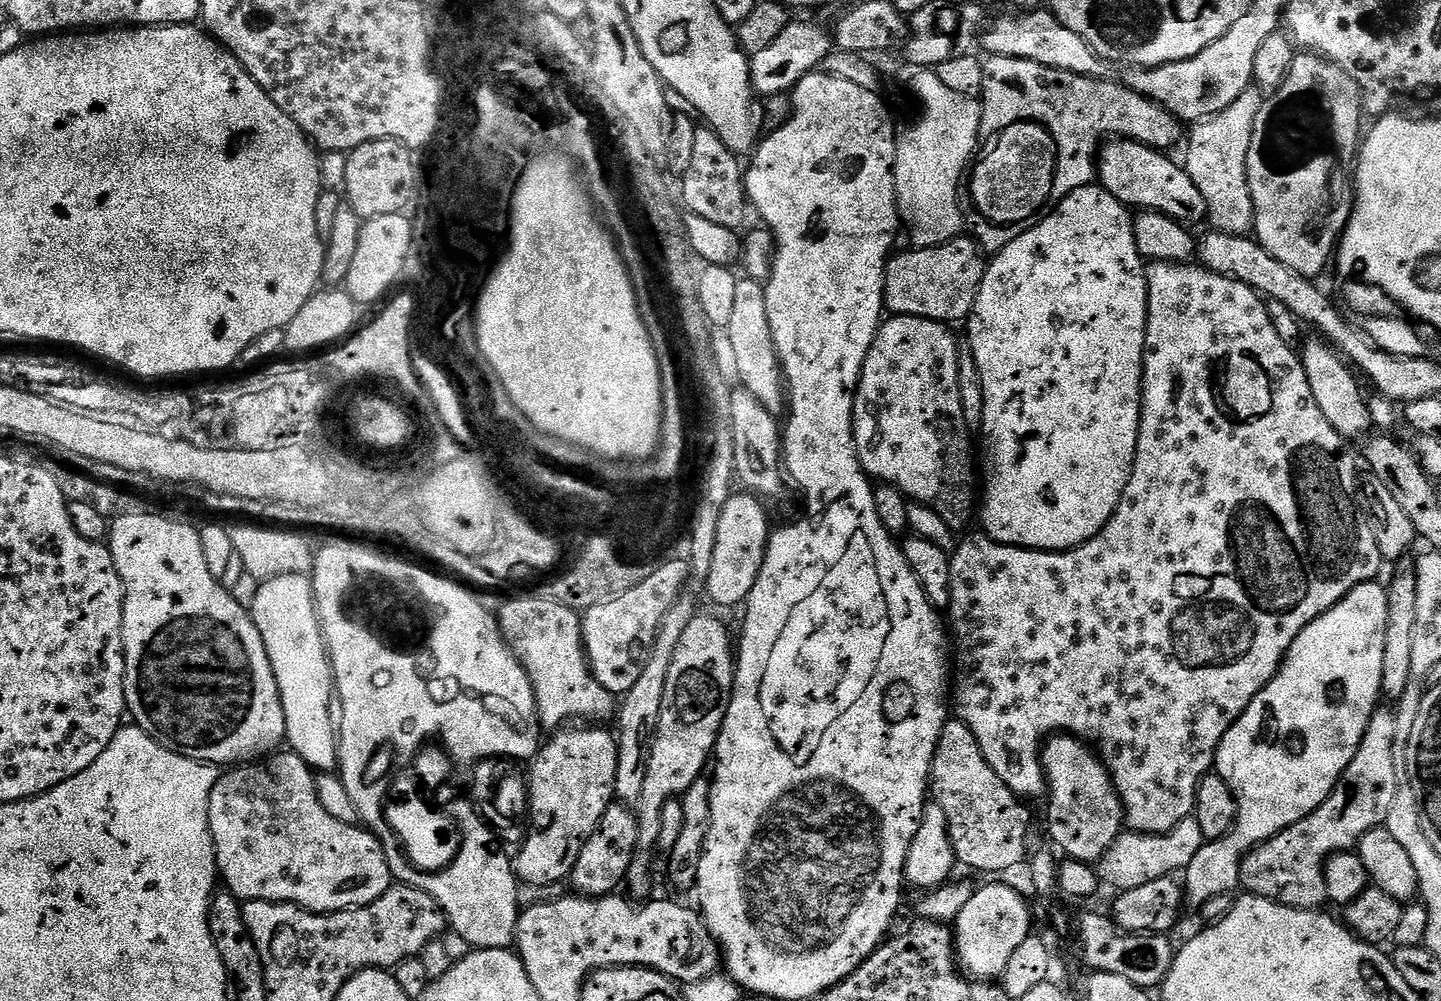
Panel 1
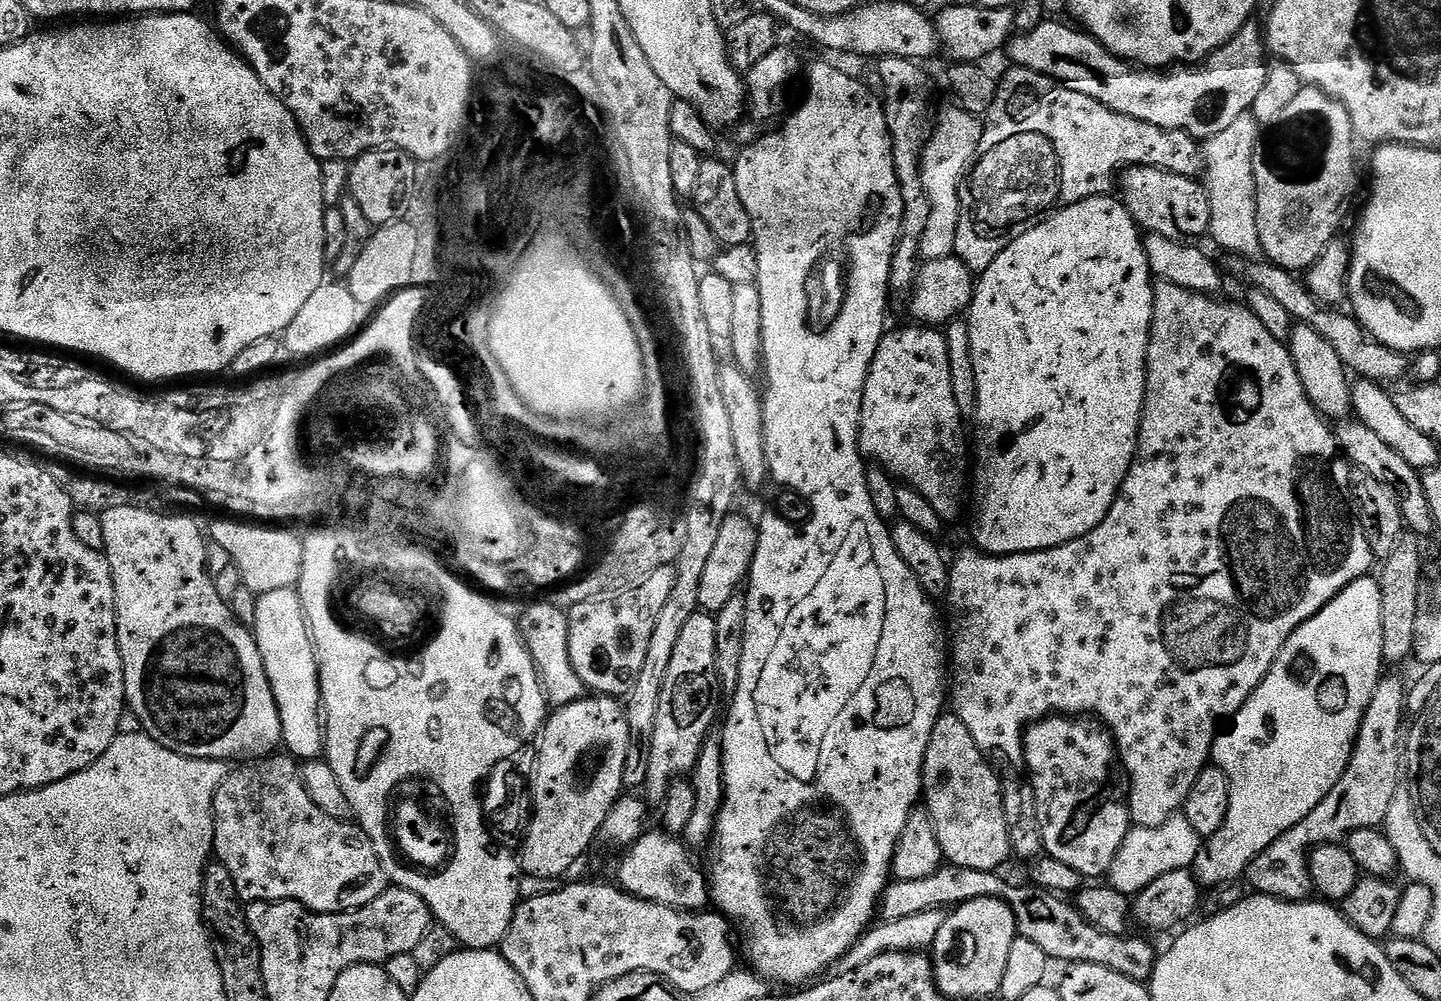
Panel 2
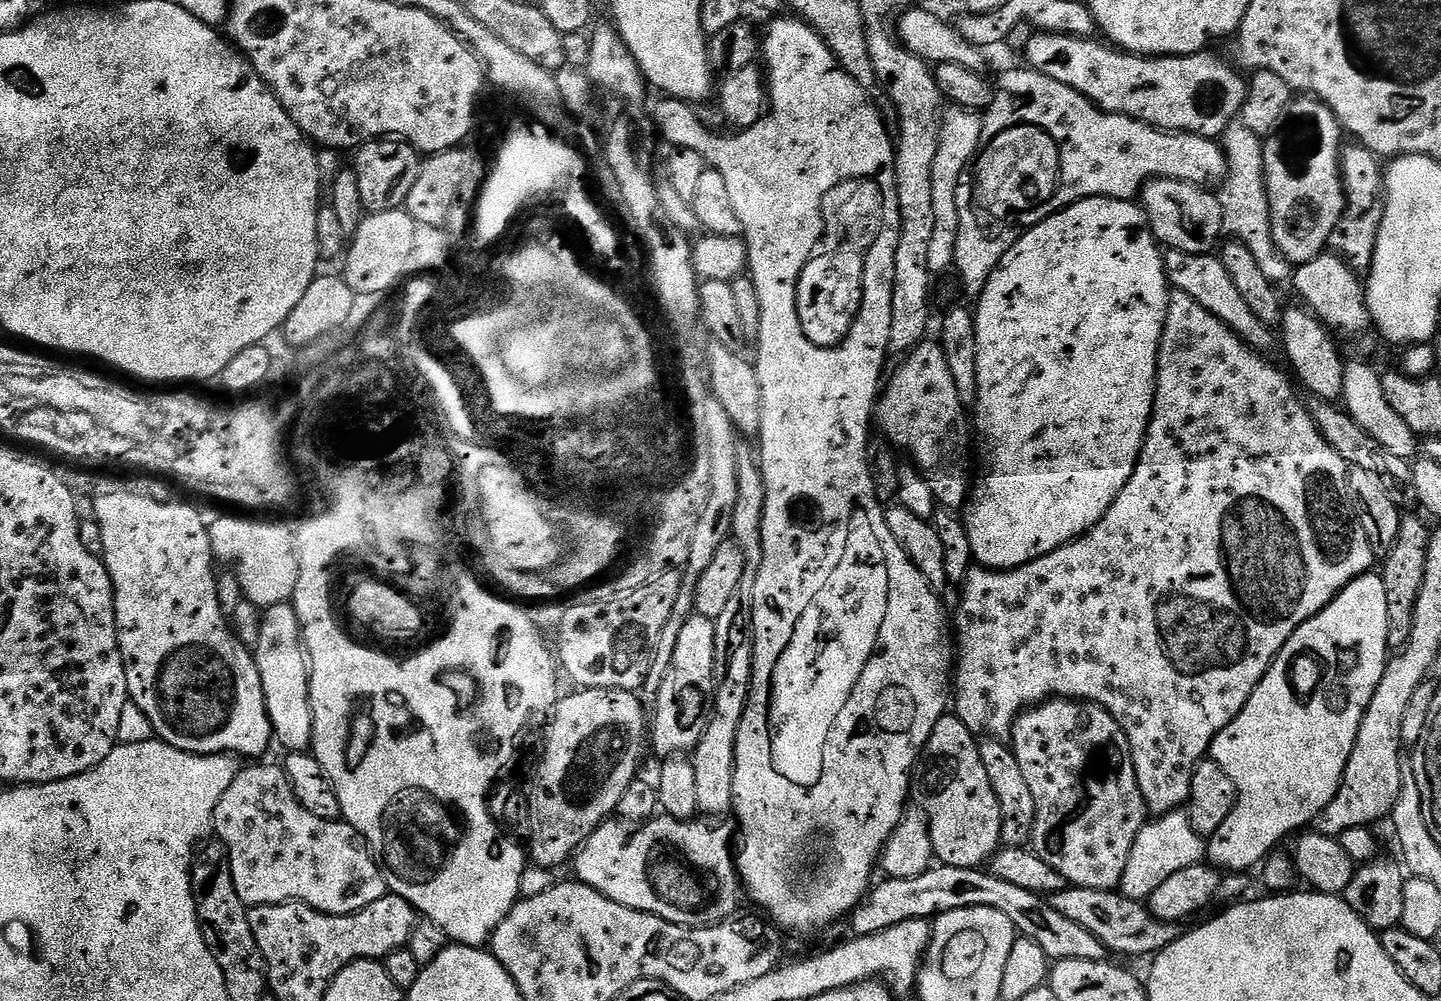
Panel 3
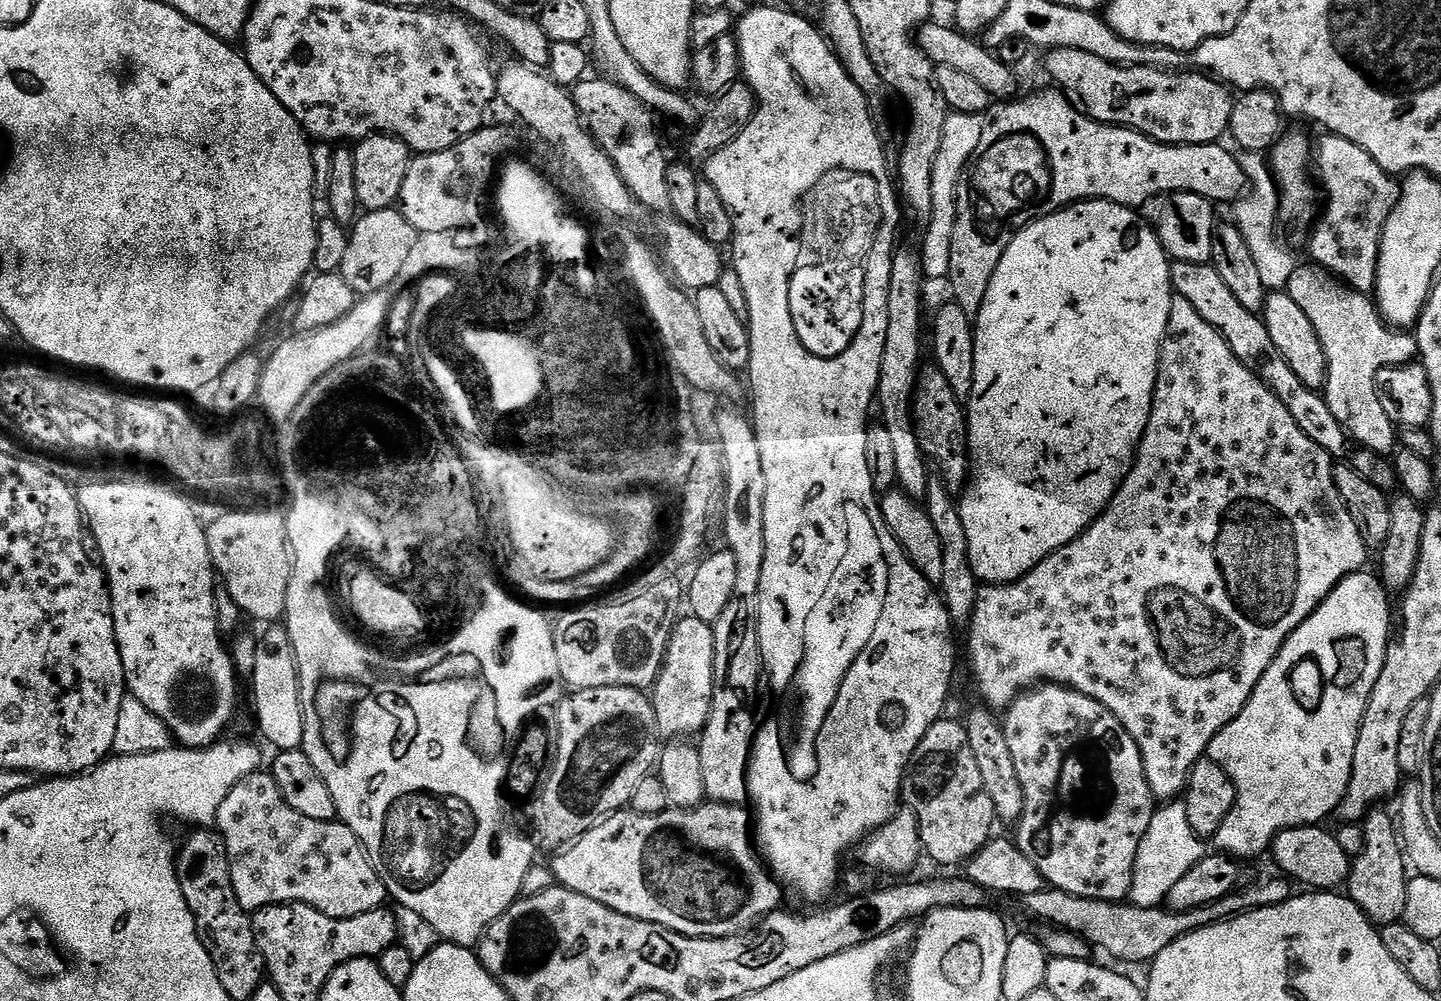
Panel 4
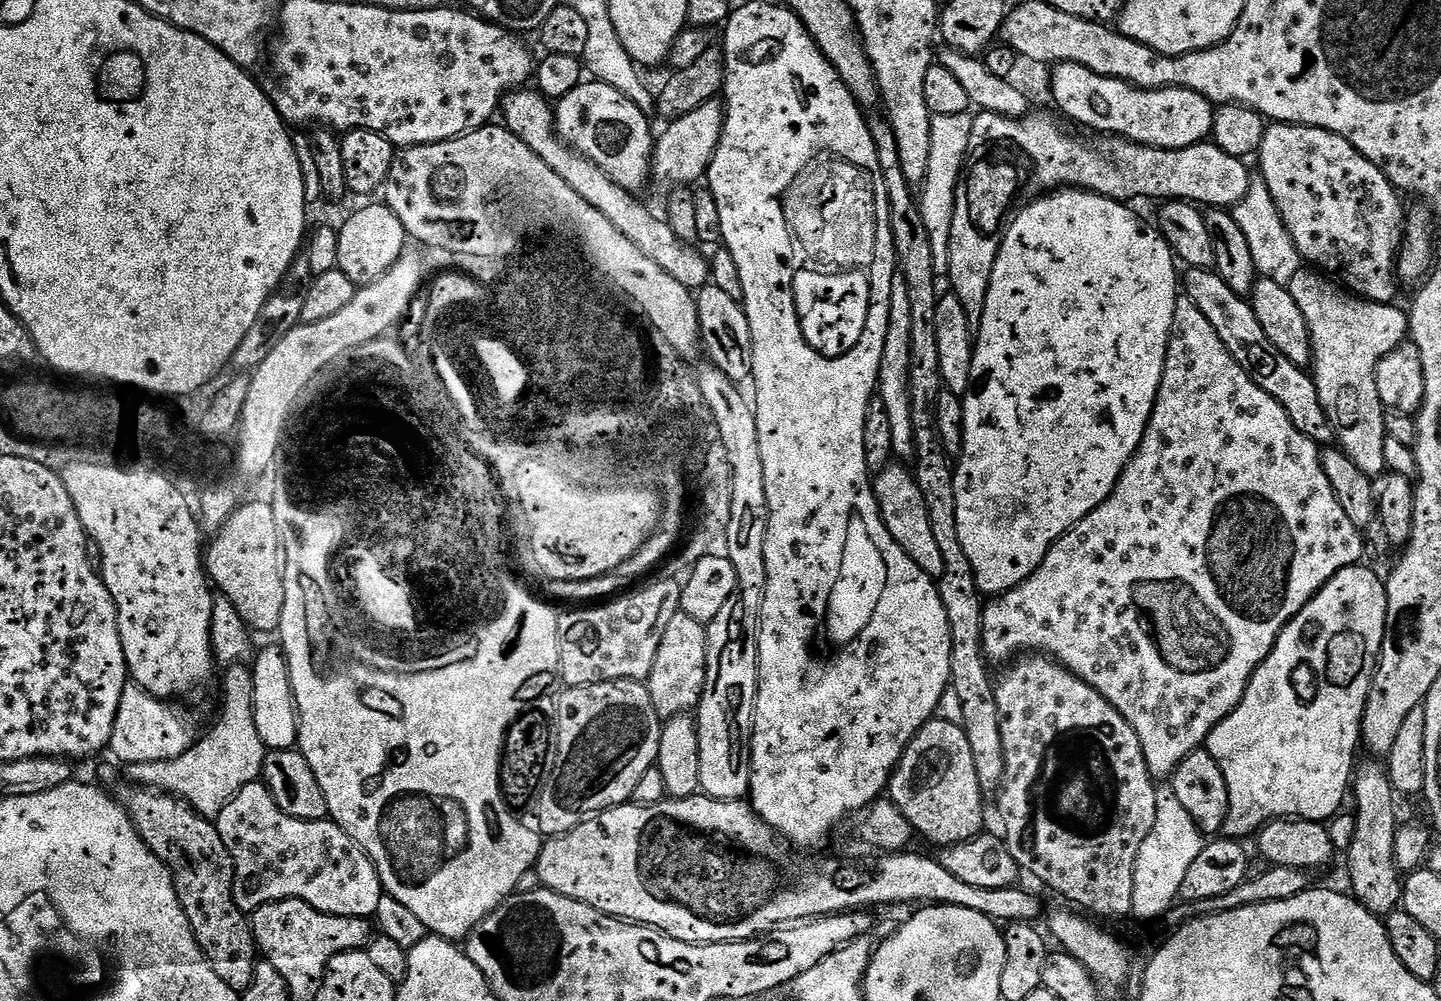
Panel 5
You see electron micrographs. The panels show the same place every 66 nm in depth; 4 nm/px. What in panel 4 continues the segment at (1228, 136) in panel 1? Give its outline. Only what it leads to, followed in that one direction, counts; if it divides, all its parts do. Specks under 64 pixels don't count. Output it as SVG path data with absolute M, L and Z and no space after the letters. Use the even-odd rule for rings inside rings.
M1244 152L1239 157L1239 162L1247 188L1244 195L1231 205L1231 223L1236 225L1237 230L1246 238L1246 244L1250 246L1250 255L1258 265L1262 286L1269 290L1287 289L1290 278L1298 266L1298 259L1296 260L1295 254L1276 237L1280 206L1280 190L1276 186L1276 178L1272 174L1269 161L1259 152Z

